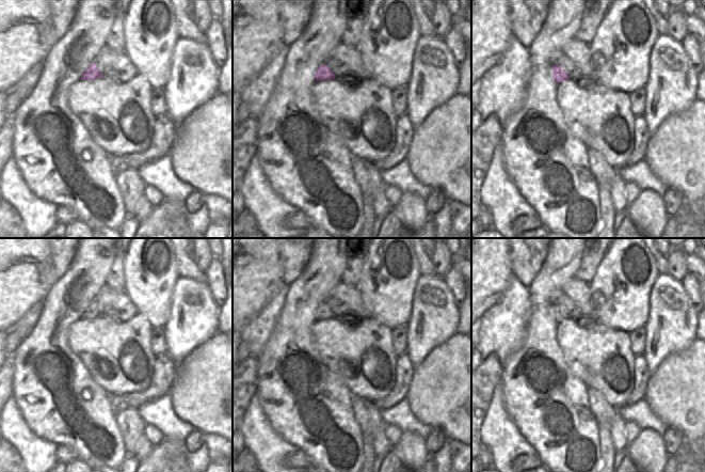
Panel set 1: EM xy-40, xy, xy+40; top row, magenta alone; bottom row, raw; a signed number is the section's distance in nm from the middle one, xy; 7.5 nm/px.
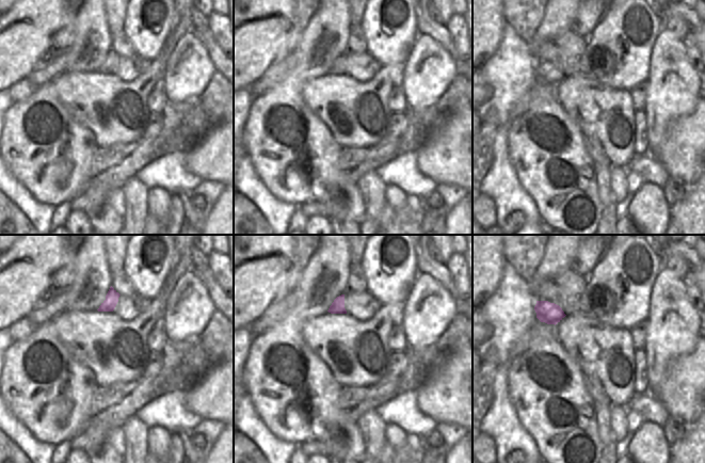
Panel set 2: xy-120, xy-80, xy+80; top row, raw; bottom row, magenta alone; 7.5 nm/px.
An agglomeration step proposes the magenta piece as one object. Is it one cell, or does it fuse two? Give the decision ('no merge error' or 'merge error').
no merge error

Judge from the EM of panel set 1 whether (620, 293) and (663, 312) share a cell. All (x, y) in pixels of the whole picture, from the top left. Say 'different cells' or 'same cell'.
different cells

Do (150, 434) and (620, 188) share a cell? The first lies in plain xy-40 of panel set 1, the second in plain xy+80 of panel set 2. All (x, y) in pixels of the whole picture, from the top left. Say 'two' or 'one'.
two

